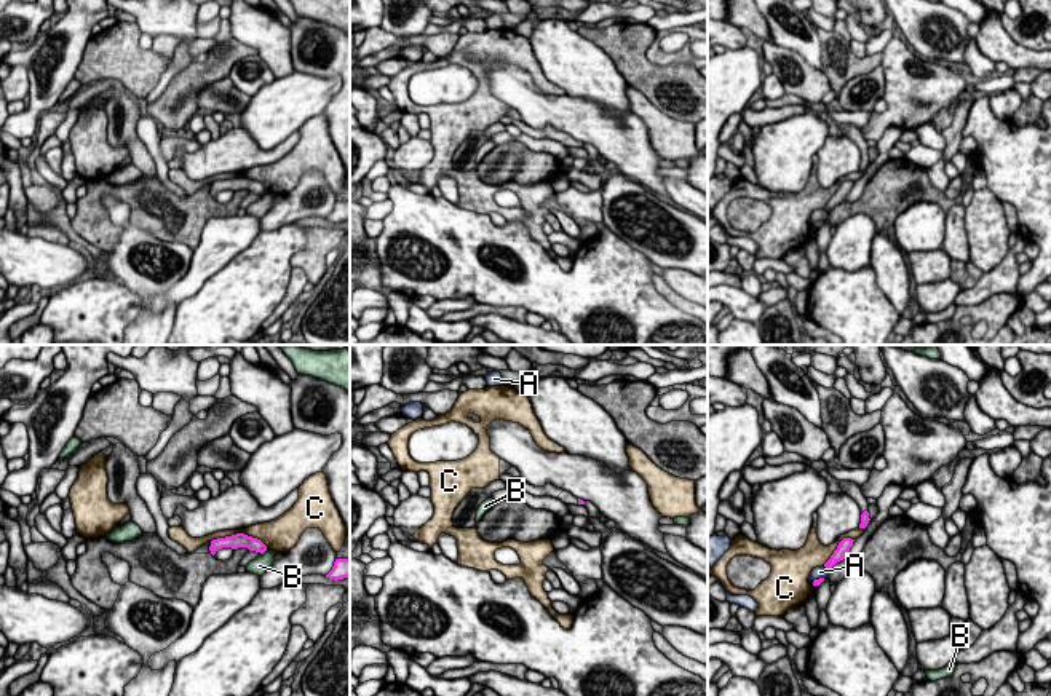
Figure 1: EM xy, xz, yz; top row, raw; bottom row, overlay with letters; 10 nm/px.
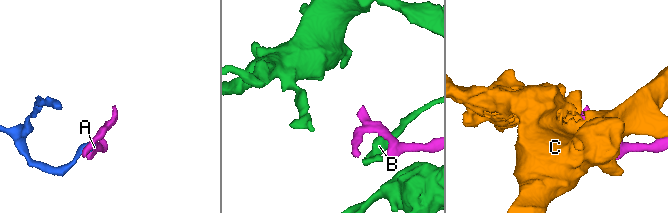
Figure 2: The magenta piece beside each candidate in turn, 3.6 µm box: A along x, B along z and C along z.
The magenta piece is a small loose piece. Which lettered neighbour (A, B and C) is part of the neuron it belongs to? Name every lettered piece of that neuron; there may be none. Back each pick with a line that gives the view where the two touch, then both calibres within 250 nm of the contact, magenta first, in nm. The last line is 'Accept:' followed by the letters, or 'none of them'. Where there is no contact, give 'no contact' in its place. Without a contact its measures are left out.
Accept: none of them

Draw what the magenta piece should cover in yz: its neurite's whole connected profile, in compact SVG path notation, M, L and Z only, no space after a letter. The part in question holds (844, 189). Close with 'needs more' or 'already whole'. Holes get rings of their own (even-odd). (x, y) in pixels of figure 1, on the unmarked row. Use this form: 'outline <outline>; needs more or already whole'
outline M843 180L837 192L834 193L834 196L831 198L831 201L824 206L826 211L832 211L837 204L843 203L847 195L850 193L850 190L853 188L853 184L851 180Z; already whole

